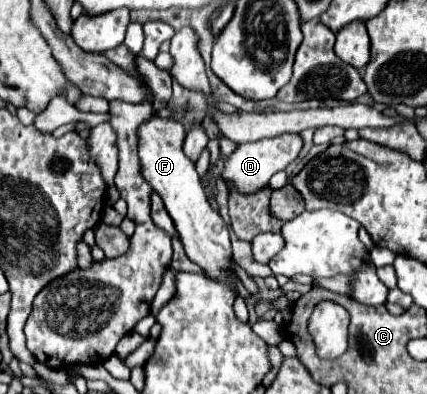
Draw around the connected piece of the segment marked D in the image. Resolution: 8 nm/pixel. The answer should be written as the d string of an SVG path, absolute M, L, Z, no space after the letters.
M281 134L275 138L251 142L251 144L239 144L239 148L227 158L225 170L221 176L223 176L223 180L235 182L235 186L241 192L257 192L259 188L269 184L269 178L275 172L285 170L285 166L289 166L299 156L301 148L303 148L303 138L299 134Z

